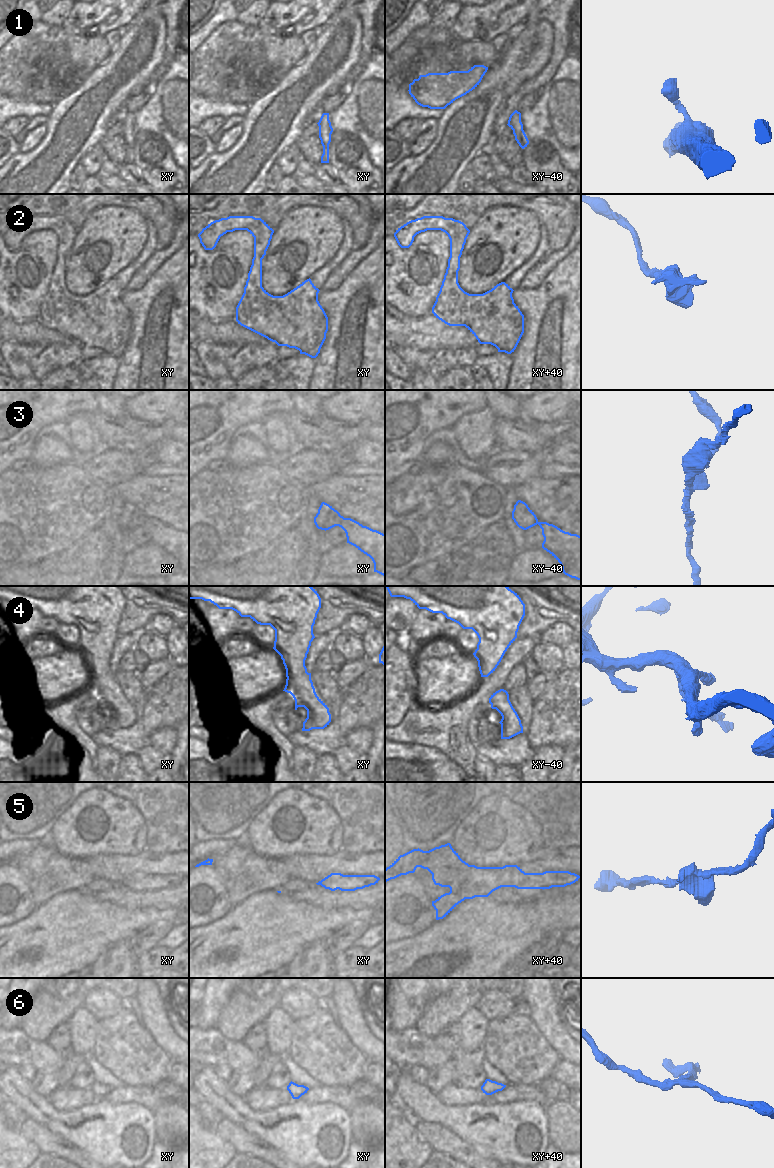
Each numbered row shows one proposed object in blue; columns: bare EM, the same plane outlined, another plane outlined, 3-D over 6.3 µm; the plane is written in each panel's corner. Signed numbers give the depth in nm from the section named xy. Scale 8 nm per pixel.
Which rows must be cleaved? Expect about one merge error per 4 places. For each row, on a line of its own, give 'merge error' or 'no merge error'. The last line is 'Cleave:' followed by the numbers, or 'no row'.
1: no merge error
2: no merge error
3: merge error
4: no merge error
5: no merge error
6: no merge error
Cleave: 3

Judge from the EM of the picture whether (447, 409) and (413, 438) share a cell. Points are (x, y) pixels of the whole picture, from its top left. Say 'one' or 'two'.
one

